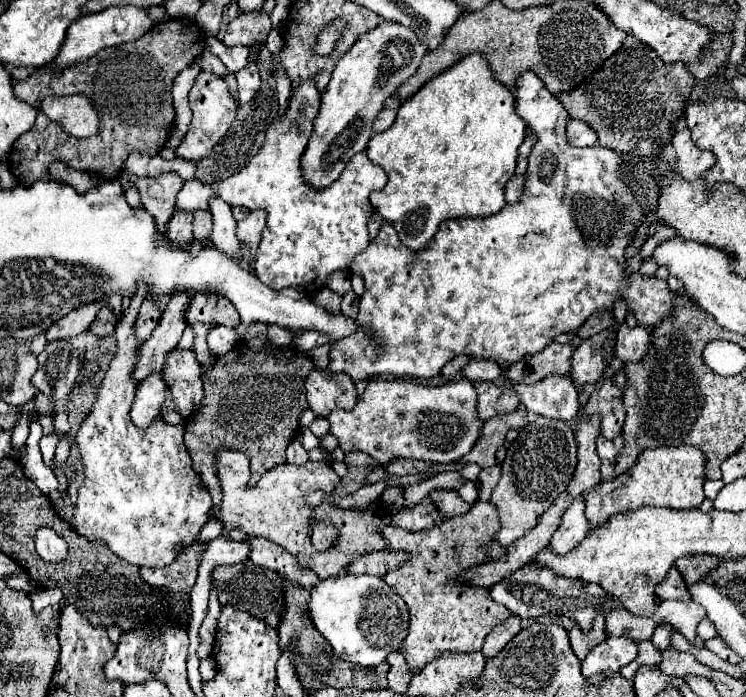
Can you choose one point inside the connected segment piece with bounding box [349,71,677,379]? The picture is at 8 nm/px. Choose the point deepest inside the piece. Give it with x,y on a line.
501,287

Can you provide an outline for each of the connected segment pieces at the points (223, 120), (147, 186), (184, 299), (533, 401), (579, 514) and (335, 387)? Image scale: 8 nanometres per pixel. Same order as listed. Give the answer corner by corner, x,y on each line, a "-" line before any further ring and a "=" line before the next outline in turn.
199,73
195,85
189,91
189,105
193,111
193,119
189,123
189,131
185,135
185,139
181,141
181,145
175,149
179,159
193,159
193,161
201,161
205,159
211,149
215,147
215,143
227,133
227,129
231,127
235,115
237,115
237,103
231,97
227,83
223,81
223,77
217,77
213,73
=
163,173
159,177
135,177
129,175
129,183
121,183
123,191
137,187
145,211
155,219
157,233
167,231
167,223
175,209
175,197
183,187
183,179
177,173
=
173,291
171,299
161,313
161,321
155,327
153,335
143,343
141,353
139,353
139,363
135,365
135,381
141,383
145,377
151,373
159,373
165,363
167,351
171,347
177,347
187,321
185,321
185,311
189,307
193,291
=
551,375
531,385
505,379
505,385
509,385
519,395
521,405
525,405
527,411
533,411
537,415
569,421
579,413
577,387
571,377
=
581,495
563,513
563,521
559,529
553,533
551,549
563,555
575,549
587,537
587,531
589,531
589,521
585,517
585,495
=
315,367
305,379
305,389
309,409
317,417
327,417
333,409
353,409
357,403
357,389
347,373

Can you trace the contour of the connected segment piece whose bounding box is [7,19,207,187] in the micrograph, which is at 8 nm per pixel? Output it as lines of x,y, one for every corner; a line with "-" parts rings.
169,19
167,23
157,23
149,33
131,43
121,43
115,47
105,47
97,55
69,65
69,67
39,67
27,79
15,83
15,95
27,103
31,97
43,95
85,95
99,113
99,135
77,139
63,131
59,123
47,117
37,117
33,129
21,135
13,149
9,151
7,165
19,183
29,187
37,181
53,181
49,175
49,165
61,161
71,169
89,171
103,179
117,179
131,151
157,155
175,119
171,87
175,77
189,67
197,55
205,49
205,31
193,19

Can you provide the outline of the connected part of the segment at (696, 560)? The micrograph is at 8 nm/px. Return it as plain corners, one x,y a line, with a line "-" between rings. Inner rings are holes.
687,555
687,557
681,557
675,561
675,567
683,575
687,587
691,587
691,583
697,583
699,579
703,579
707,575
707,571
711,571
717,565
719,565
719,559
715,555

